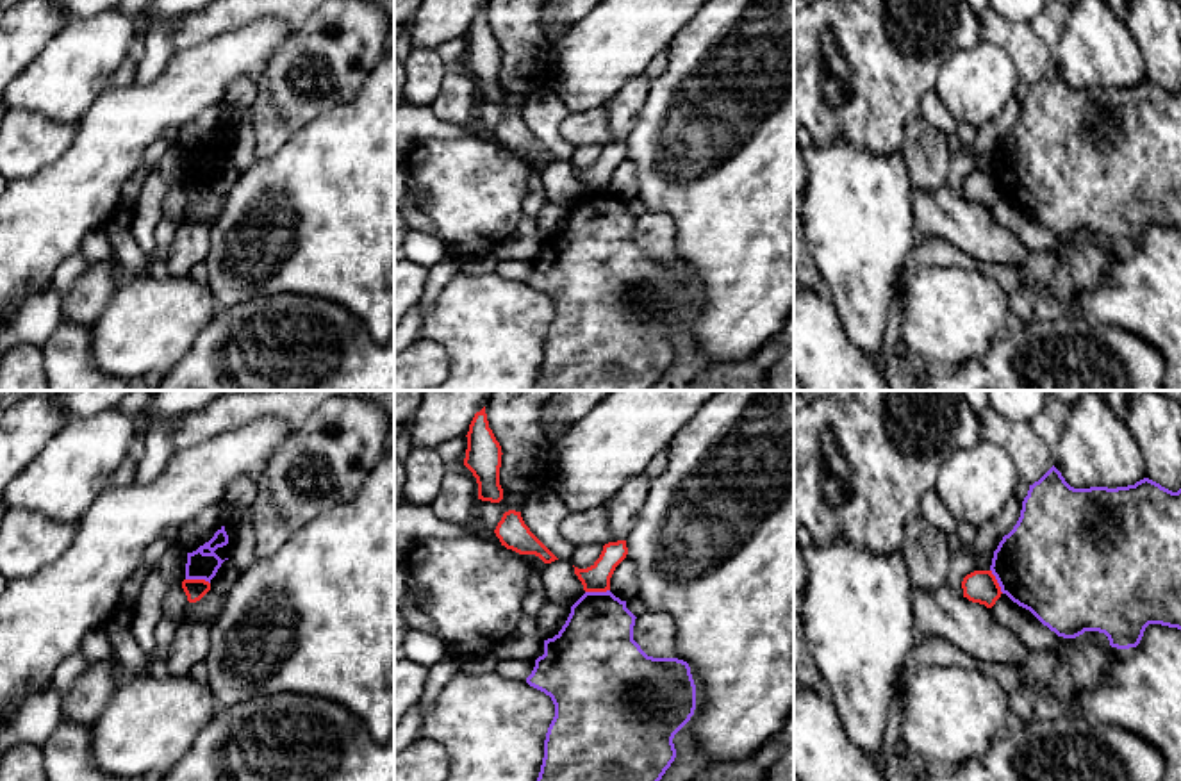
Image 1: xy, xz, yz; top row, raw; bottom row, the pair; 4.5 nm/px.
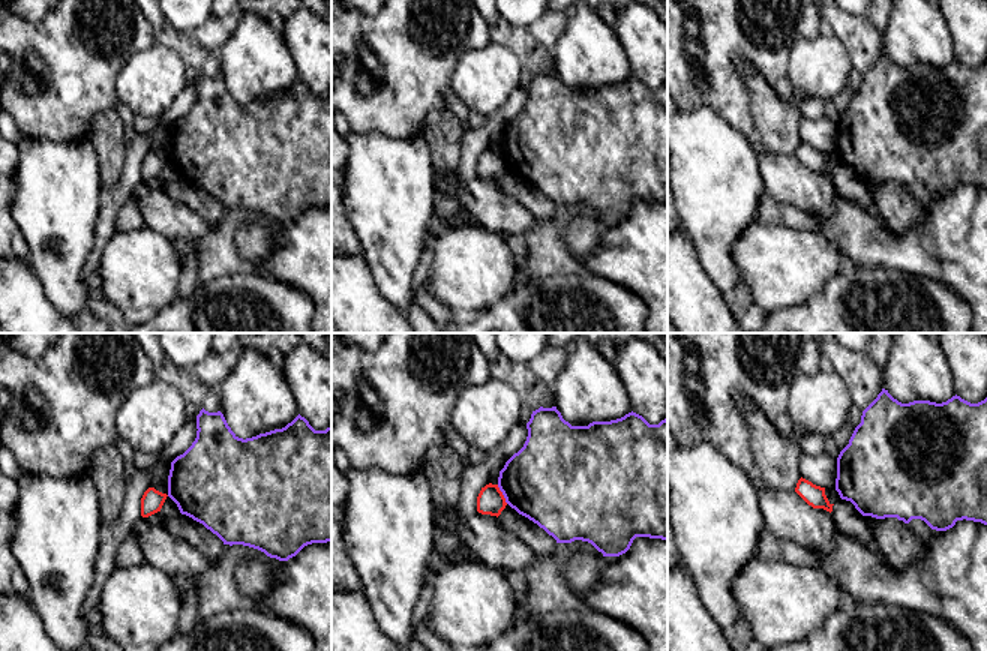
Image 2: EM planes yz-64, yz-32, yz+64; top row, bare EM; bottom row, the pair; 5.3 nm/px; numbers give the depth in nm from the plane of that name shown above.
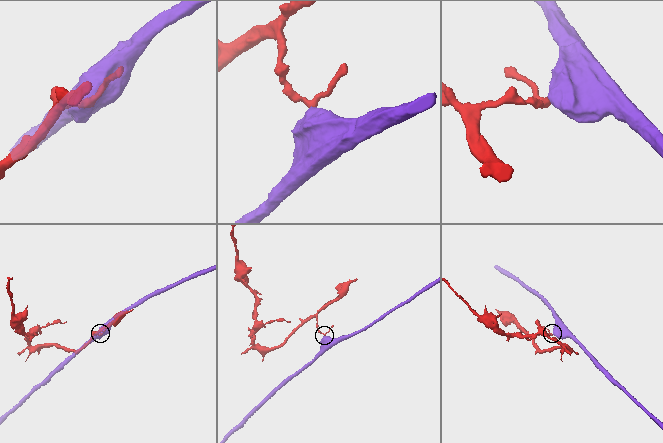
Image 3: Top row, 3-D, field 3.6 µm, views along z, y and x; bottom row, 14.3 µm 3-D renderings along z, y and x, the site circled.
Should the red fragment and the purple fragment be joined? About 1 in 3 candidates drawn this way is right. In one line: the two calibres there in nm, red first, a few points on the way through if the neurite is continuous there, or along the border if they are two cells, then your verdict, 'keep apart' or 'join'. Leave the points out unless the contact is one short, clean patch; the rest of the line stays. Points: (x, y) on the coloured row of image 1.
100 nm thick on the red side, 130 nm on the other; border along xy (186, 578), (204, 578), (209, 583); keep apart

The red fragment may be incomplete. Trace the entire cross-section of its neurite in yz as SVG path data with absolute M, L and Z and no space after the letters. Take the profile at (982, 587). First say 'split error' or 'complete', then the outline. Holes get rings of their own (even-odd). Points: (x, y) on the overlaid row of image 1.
complete; M974 571L967 574L962 581L962 588L963 597L987 608L992 608L1003 594L992 571Z

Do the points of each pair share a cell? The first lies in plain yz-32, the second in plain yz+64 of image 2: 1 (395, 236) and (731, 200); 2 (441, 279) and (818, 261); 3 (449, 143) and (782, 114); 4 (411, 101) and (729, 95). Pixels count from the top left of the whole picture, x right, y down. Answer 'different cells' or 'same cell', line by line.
1: same cell
2: same cell
3: same cell
4: same cell

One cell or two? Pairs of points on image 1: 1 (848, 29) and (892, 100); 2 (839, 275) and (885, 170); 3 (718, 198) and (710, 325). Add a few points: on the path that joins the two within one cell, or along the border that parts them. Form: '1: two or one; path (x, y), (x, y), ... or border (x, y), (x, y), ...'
1: one; path (848, 47), (850, 57), (875, 82)
2: one; path (858, 248), (858, 205), (867, 197)
3: one; path (718, 230), (718, 293)

